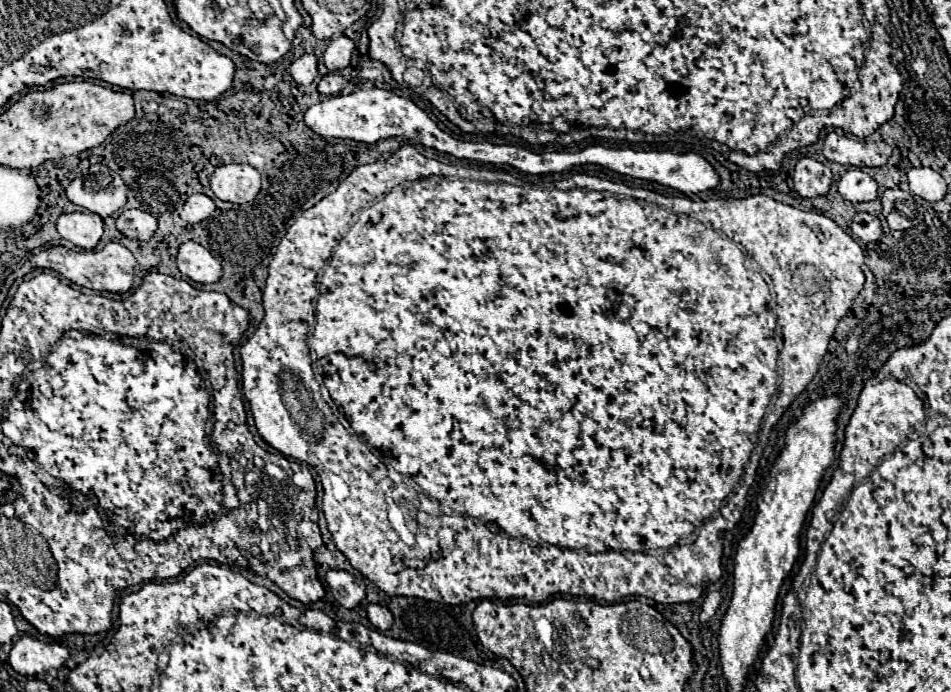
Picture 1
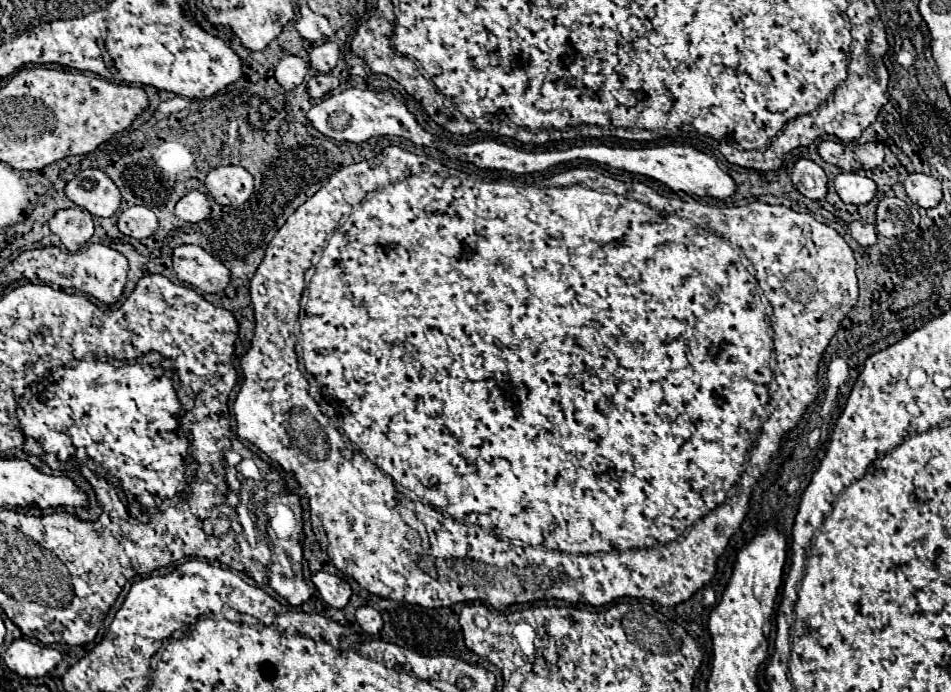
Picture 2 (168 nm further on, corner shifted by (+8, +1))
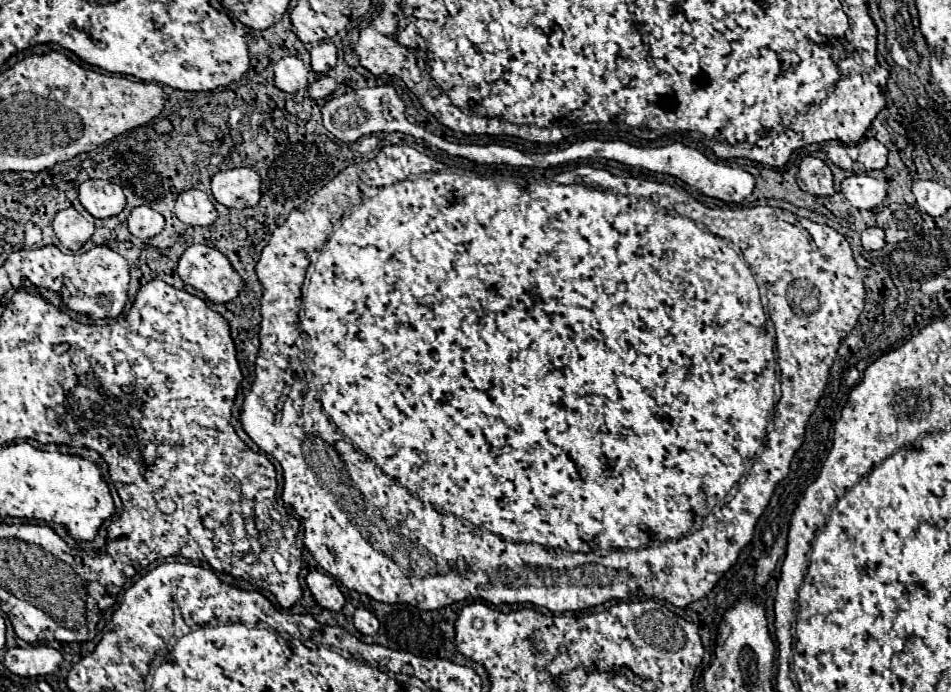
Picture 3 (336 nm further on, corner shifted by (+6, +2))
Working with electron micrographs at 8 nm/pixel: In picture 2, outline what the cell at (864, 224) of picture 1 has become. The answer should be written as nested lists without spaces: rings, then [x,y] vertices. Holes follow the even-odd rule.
[[[855,220],[851,224],[851,236],[861,244],[861,246],[873,246],[877,242],[877,232],[875,232],[875,226],[871,224],[865,224],[861,220]]]

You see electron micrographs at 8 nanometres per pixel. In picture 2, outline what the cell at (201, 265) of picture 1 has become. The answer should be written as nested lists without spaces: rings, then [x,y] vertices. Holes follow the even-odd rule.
[[[201,246],[175,248],[173,270],[181,282],[197,286],[201,292],[207,294],[223,292],[231,280],[231,272]]]

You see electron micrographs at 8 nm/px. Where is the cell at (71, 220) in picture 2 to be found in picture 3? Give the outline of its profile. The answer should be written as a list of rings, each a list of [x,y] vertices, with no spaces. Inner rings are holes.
[[[75,207],[59,211],[53,219],[53,229],[61,245],[71,251],[79,251],[93,235],[93,223],[83,217]]]

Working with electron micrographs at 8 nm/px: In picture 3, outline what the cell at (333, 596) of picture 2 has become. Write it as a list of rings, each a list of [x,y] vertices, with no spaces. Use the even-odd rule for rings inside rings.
[[[313,571],[307,575],[307,587],[311,589],[315,601],[331,611],[341,611],[341,607],[345,605],[345,595],[341,593],[337,581],[325,573]]]

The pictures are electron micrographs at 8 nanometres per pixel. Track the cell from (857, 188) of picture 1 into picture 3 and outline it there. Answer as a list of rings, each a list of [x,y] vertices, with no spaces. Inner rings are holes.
[[[859,173],[843,179],[841,193],[857,209],[875,209],[883,203],[887,195],[887,185],[885,181],[869,177],[867,173]]]

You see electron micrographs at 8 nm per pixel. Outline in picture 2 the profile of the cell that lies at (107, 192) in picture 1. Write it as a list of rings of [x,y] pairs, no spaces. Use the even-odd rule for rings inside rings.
[[[83,170],[65,186],[65,194],[93,216],[111,216],[119,204],[119,188],[101,170]]]

